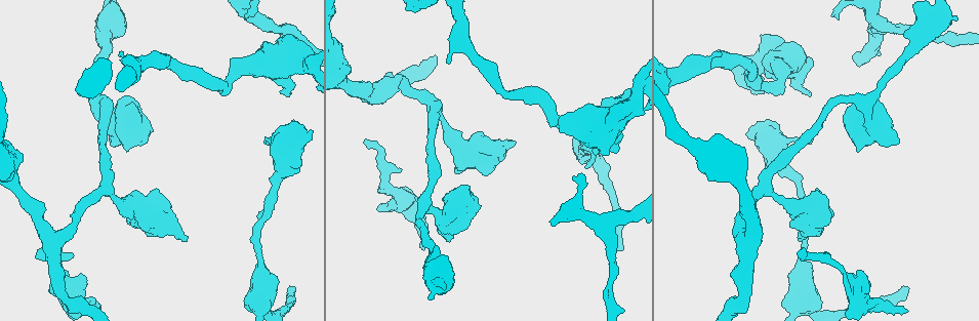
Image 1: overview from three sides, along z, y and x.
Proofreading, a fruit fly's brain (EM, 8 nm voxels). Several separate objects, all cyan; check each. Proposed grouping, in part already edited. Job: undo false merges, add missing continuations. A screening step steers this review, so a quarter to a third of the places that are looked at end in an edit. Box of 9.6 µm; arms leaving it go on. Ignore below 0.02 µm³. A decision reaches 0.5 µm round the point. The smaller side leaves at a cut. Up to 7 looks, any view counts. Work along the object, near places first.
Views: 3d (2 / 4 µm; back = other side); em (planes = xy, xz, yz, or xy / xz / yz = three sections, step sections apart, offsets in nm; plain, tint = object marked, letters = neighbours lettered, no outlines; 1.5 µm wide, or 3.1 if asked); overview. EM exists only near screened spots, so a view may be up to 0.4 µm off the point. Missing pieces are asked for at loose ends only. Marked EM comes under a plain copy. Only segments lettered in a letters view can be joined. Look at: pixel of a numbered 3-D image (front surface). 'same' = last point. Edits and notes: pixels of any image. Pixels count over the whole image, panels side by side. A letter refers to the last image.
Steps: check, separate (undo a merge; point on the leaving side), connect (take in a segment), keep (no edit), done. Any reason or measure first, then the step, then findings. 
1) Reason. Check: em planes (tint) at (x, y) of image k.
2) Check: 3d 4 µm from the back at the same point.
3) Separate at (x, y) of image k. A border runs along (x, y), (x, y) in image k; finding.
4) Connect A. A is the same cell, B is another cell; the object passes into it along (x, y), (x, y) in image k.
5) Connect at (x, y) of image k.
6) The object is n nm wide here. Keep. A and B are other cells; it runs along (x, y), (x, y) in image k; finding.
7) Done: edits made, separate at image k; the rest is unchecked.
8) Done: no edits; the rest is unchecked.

Free end. Check: 3d 4 µm at (430, 299) of image 1.

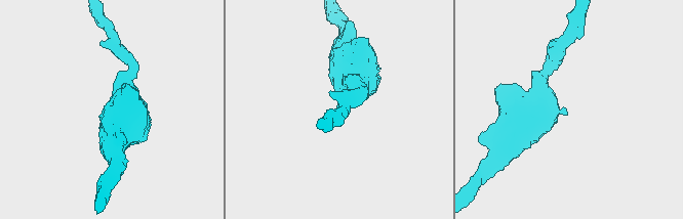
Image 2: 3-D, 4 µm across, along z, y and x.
Now the EM. Check: em planes (letters) at (564, 111) of image 2.

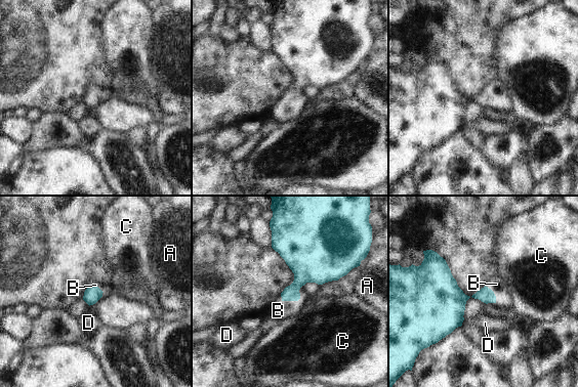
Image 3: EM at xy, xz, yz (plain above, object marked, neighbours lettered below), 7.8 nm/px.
Connect B. B is the same cell, A, C and D are other cells; the object passes into it along (486, 295), (493, 293), (496, 284) in image 3; the neuron continues.

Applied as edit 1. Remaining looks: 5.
Thin end. Check: em planes (letters) at (573, 179) of image 1.

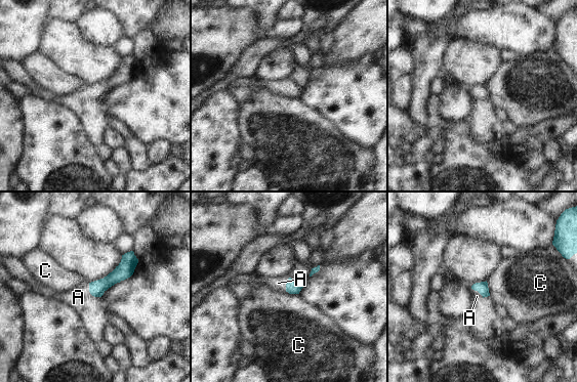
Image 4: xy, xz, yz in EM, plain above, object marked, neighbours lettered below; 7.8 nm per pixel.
Connect A. A is the same cell, C is another cell; the object passes into it along (96, 288), (89, 290), (78, 297) in image 4; it goes on there.

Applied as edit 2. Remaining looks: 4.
Check: overview.

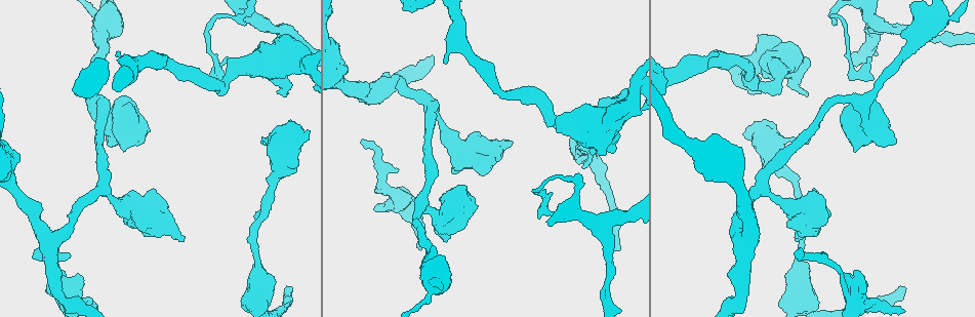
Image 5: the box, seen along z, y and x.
Free end. Check: 3d 4 µm at (291, 291) of image 5.

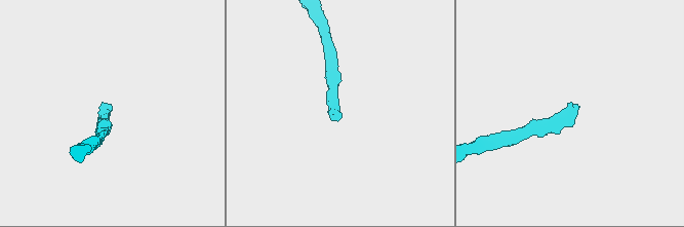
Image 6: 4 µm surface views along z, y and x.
Need the tissue. Check: em yz step 8 (letters) at (111, 110) of image 6.

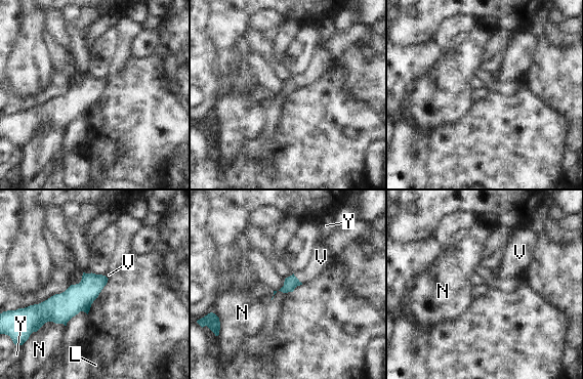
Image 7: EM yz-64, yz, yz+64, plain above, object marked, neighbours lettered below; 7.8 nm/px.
Another direction. Check: em planes (letters) at the same point.

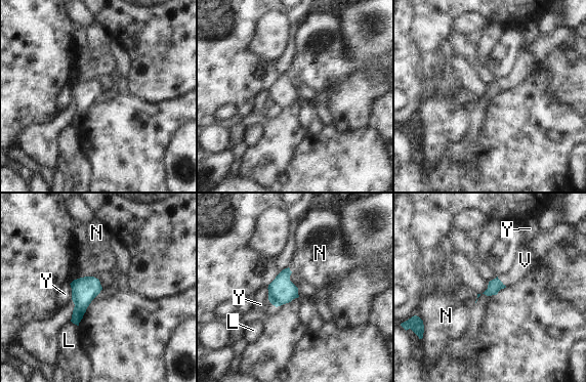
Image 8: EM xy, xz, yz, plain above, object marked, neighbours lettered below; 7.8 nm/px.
Connect V. V is the same cell, L, N and Y are other cells; the object passes into it along (496, 285), (501, 282), (525, 260) in image 8; it goes on there.

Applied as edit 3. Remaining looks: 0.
Done: edits made, connect at image 3, connect at image 4, connect at image 8; the rest is unchecked.

